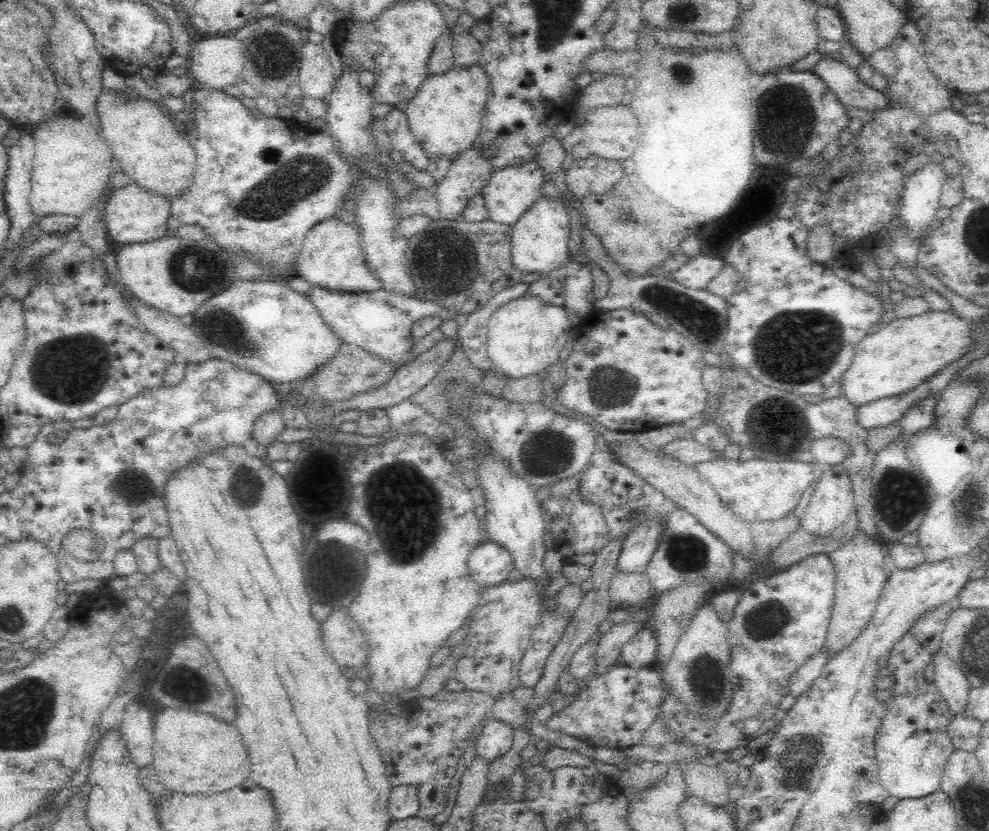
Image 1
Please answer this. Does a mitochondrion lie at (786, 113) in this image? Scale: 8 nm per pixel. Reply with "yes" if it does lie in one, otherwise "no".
yes

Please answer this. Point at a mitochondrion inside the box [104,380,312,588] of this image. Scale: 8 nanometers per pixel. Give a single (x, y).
(131, 486)

